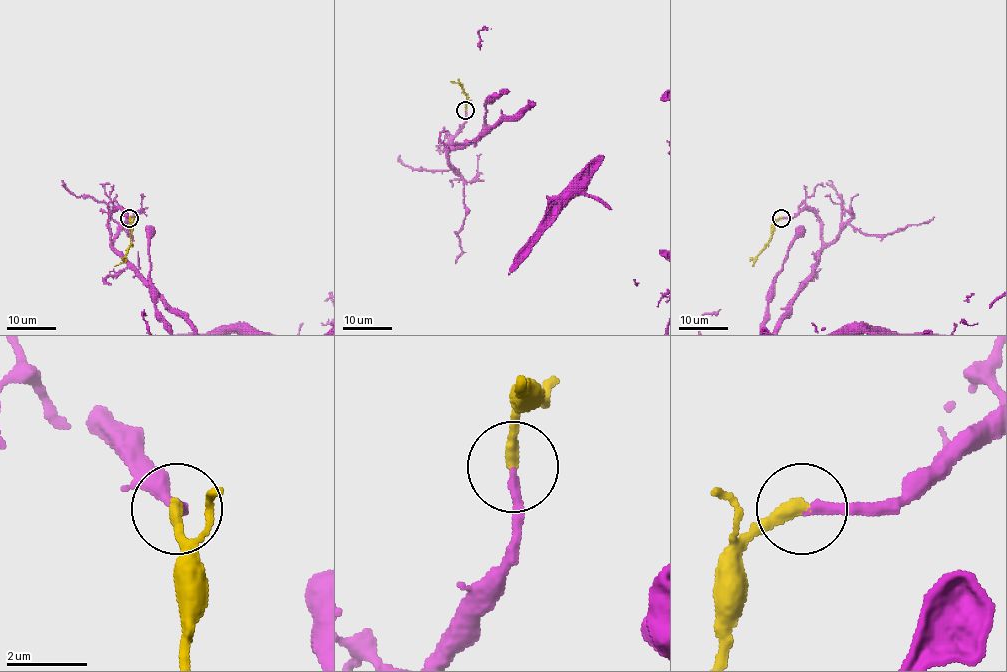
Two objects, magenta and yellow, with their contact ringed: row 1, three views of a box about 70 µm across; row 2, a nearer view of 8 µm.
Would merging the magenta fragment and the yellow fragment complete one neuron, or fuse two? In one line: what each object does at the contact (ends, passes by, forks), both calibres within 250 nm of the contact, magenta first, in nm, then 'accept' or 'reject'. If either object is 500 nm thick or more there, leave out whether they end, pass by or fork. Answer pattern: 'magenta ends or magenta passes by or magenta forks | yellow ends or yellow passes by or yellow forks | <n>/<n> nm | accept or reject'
magenta ends | yellow ends | 240/320 nm | accept

